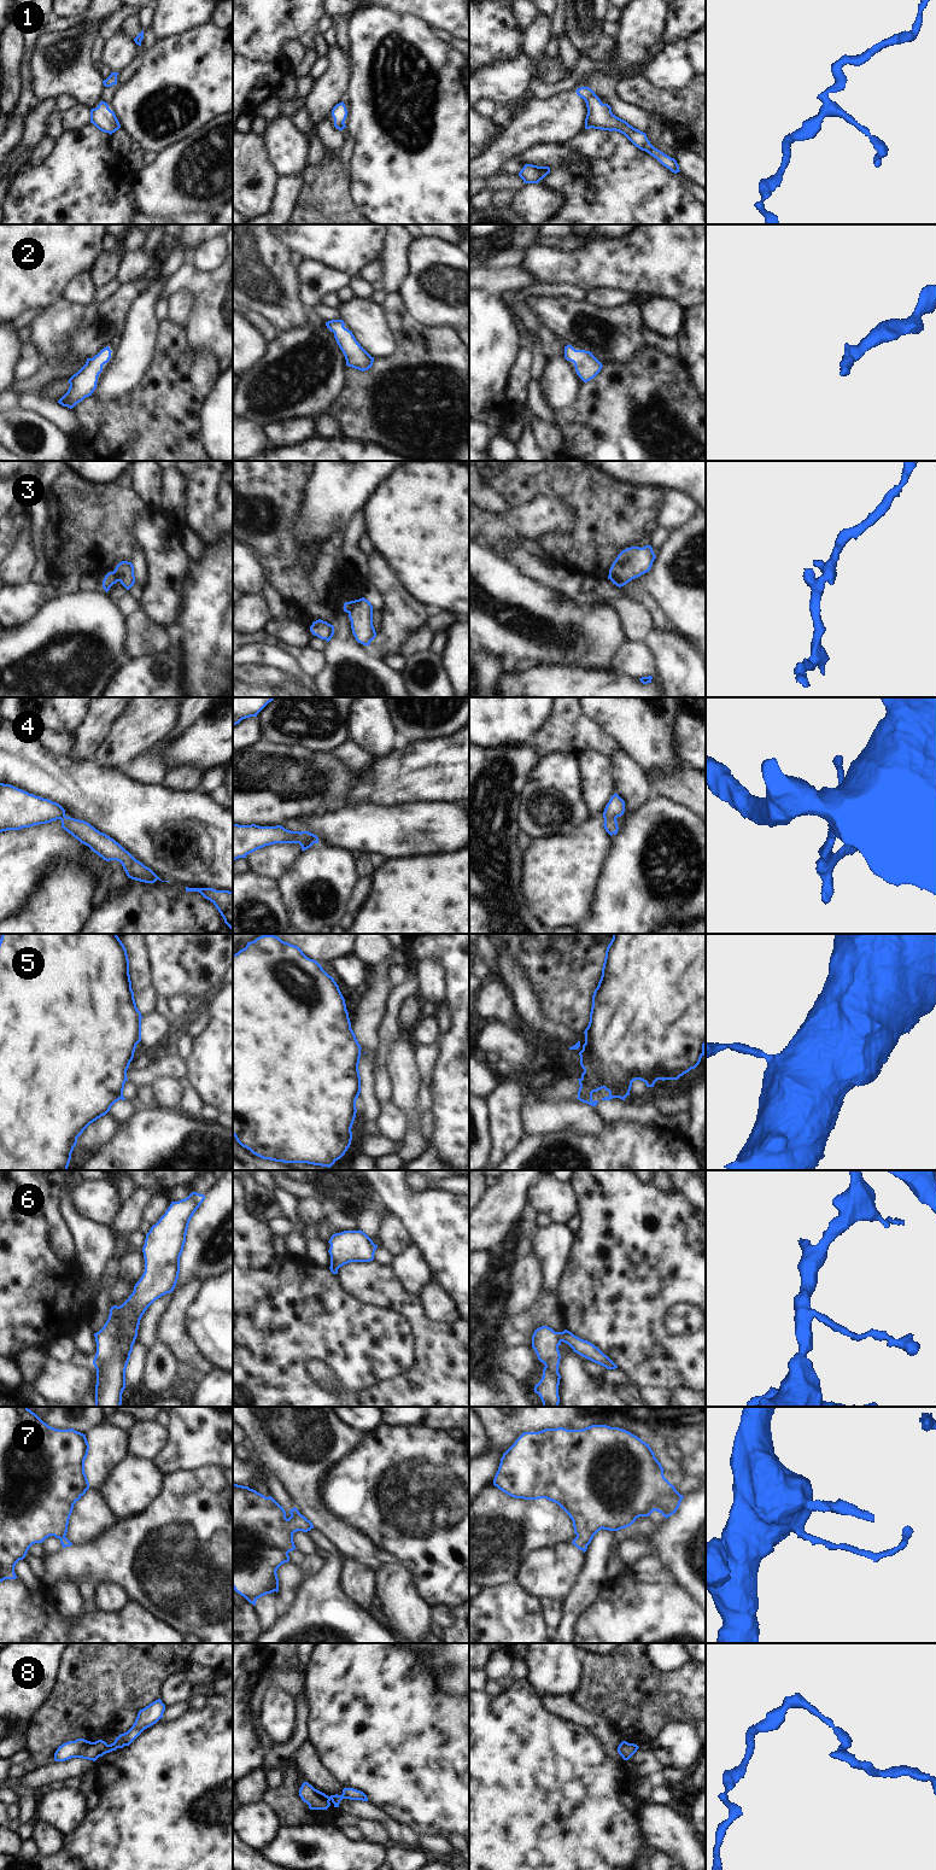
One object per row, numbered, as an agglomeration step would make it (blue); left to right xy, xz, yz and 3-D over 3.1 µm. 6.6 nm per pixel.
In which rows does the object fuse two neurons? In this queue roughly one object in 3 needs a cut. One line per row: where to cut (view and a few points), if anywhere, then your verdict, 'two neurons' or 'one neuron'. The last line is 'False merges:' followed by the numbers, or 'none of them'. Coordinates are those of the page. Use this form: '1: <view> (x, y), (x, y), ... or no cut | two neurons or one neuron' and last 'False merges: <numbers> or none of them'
1: no cut | one neuron
2: no cut | one neuron
3: yz (609, 573), (614, 573), (627, 582) | two neurons
4: yz (604, 817), (615, 818) | two neurons
5: yz (630, 1086), (618, 1090), (597, 1087), (594, 1091) | two neurons
6: no cut | one neuron
7: no cut | one neuron
8: no cut | one neuron
False merges: 3, 4, 5

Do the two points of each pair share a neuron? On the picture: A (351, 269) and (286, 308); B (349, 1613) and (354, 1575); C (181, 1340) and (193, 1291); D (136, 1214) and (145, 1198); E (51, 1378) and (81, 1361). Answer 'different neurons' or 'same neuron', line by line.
A: different neurons
B: different neurons
C: same neuron
D: same neuron
E: different neurons

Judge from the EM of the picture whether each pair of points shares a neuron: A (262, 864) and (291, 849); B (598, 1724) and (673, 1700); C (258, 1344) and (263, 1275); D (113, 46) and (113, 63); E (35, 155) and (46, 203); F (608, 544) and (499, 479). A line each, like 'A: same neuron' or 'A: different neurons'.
A: same neuron
B: different neurons
C: same neuron
D: same neuron
E: different neurons
F: same neuron

